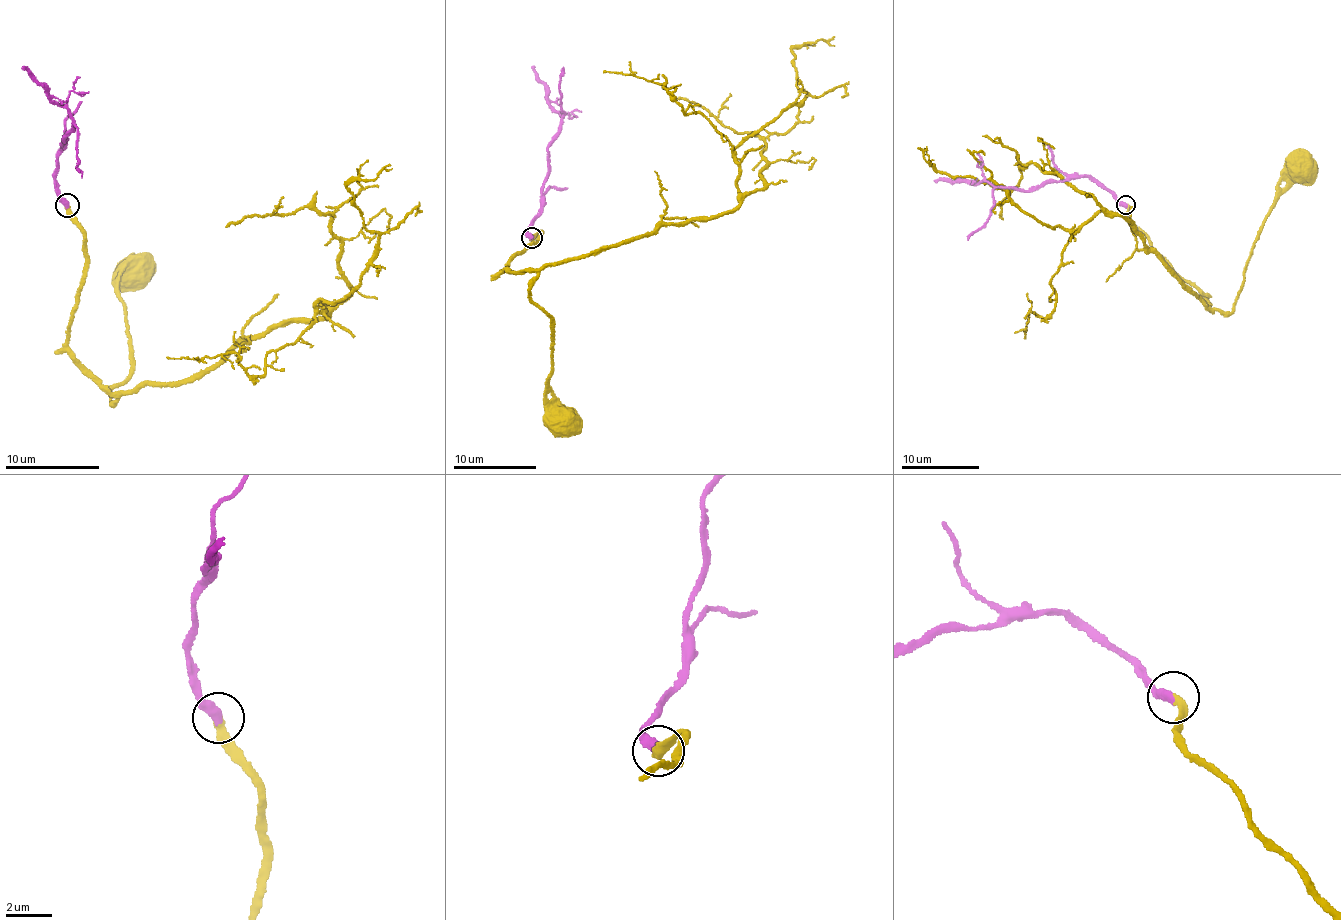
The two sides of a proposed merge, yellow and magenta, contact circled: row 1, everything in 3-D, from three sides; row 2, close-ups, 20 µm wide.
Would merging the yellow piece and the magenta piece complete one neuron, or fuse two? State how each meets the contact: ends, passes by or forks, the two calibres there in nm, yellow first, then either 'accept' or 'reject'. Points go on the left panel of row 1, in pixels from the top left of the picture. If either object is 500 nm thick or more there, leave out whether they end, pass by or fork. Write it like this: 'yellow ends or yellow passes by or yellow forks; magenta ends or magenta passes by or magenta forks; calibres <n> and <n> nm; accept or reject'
yellow ends; magenta ends; calibres 340 and 440 nm; accept

